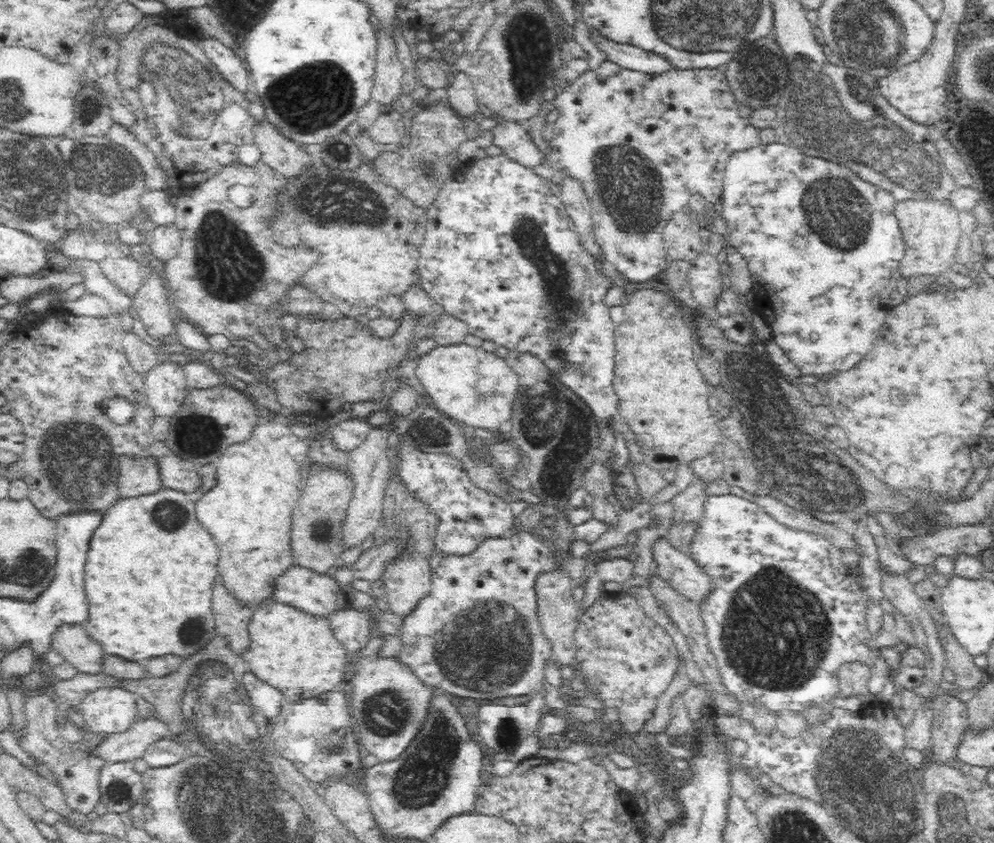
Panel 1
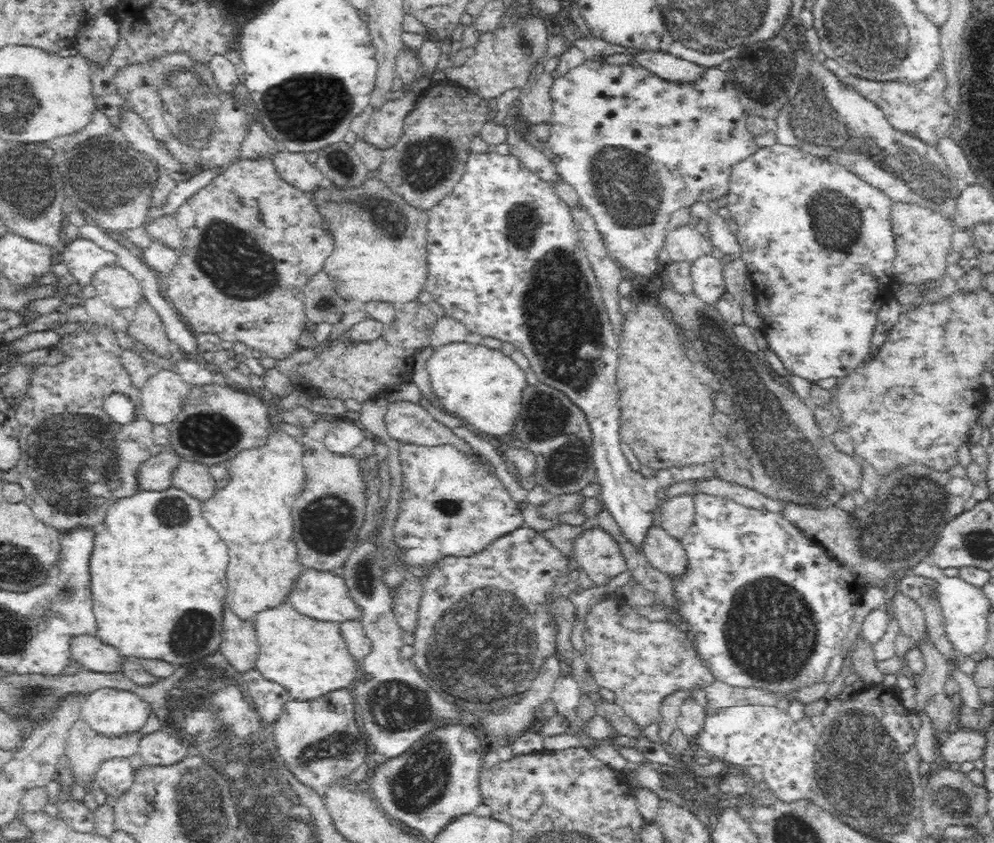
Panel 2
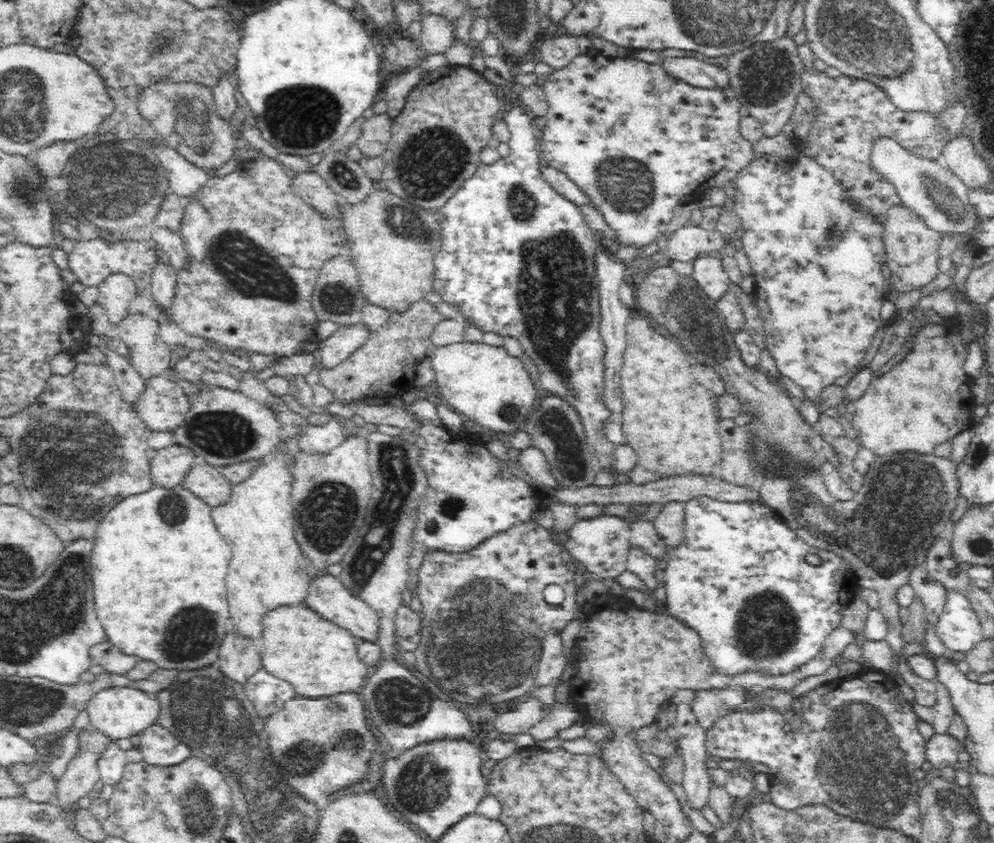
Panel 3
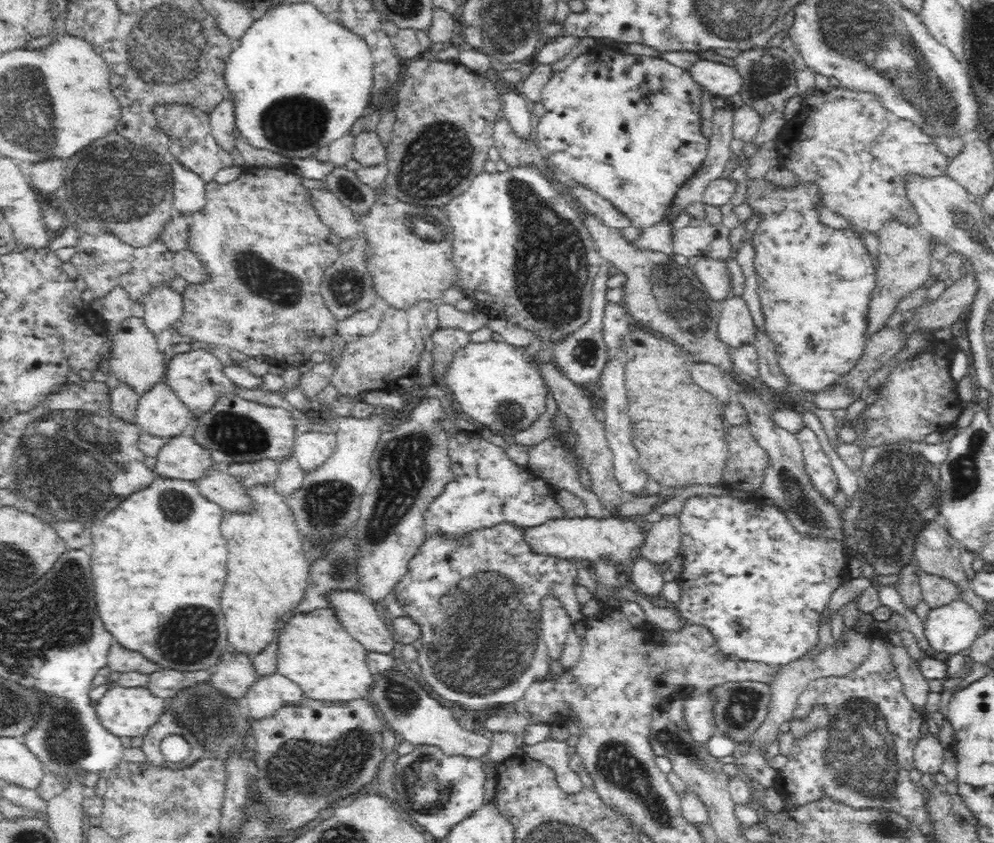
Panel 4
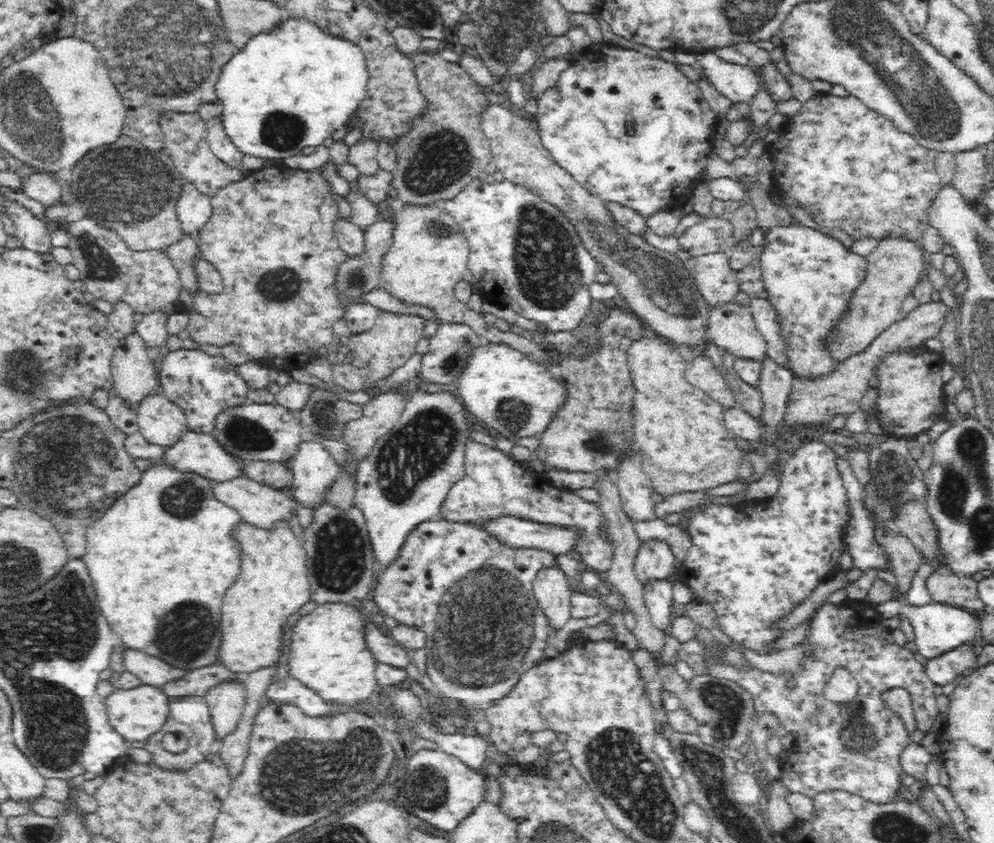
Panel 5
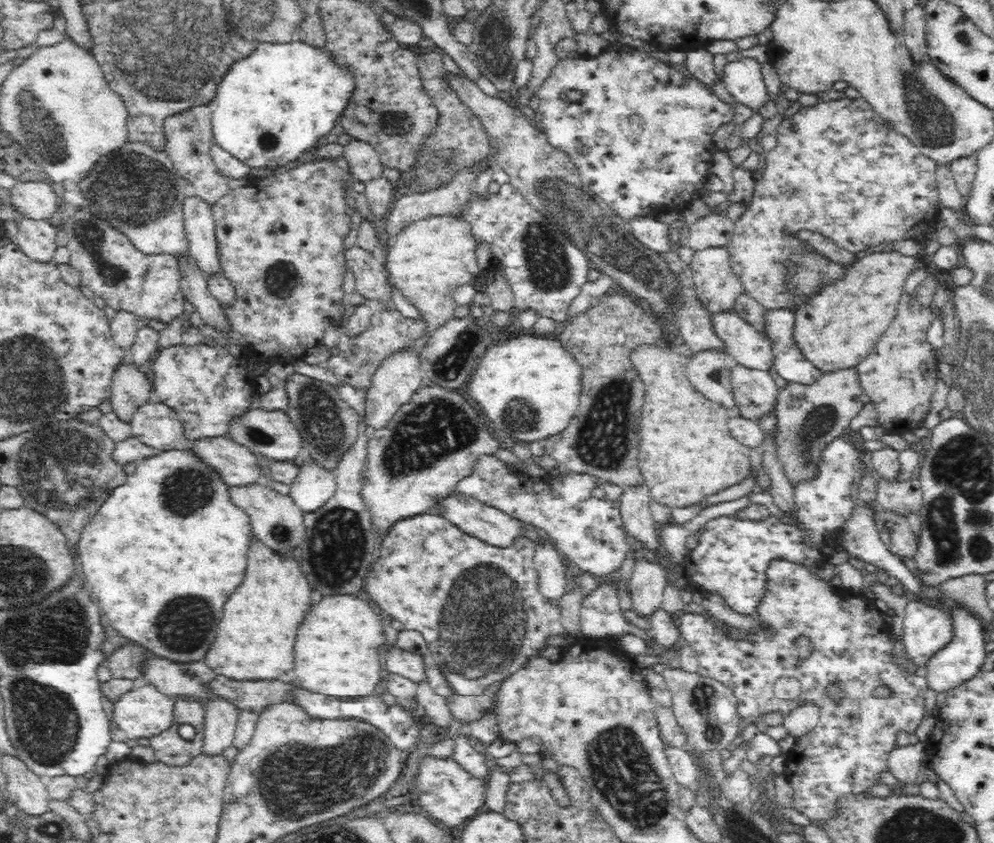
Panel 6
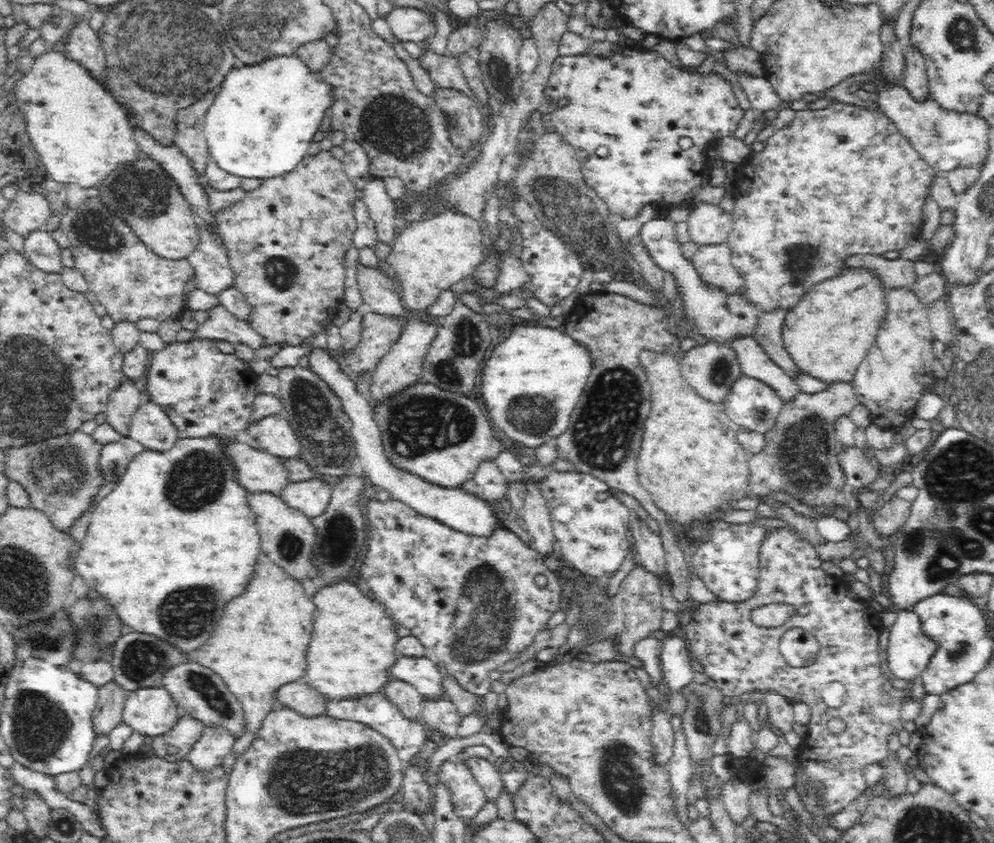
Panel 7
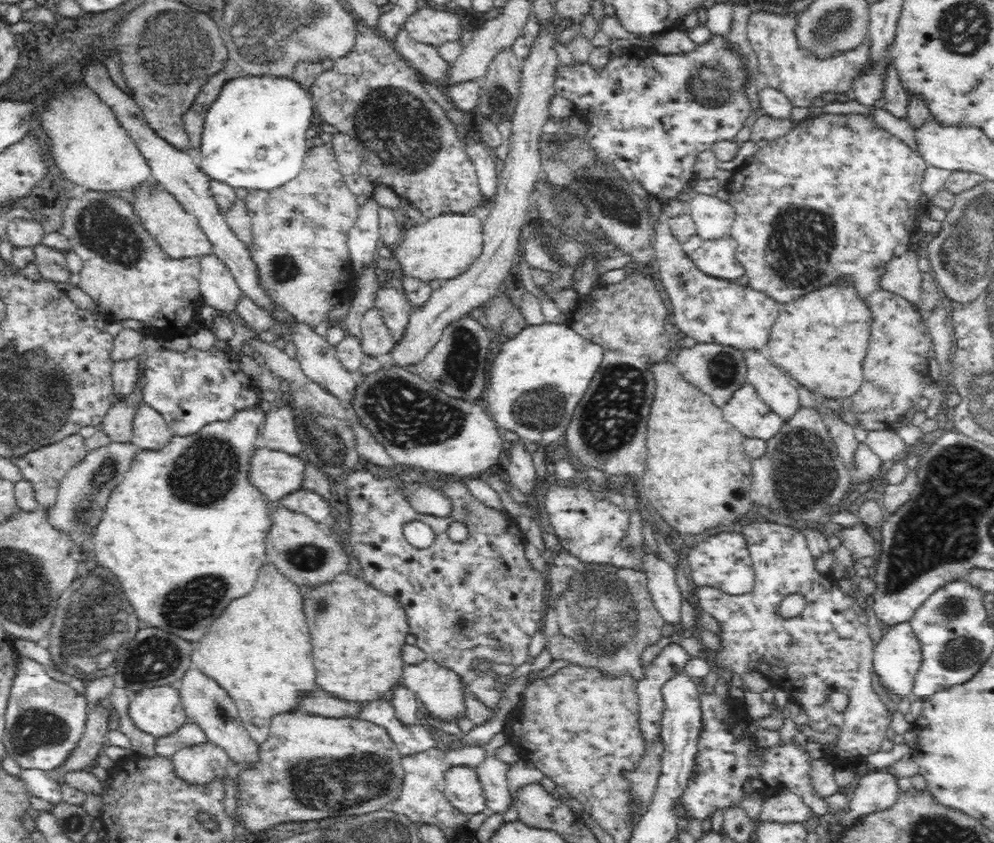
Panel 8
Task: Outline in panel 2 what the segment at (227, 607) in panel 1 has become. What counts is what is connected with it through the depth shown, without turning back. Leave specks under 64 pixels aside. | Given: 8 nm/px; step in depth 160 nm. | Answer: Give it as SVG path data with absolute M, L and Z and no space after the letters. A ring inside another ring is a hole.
M224 608L222 618L222 640L219 649L224 657L243 673L255 668L255 660L259 653L257 634L254 634L254 624L250 620L238 618L234 612Z

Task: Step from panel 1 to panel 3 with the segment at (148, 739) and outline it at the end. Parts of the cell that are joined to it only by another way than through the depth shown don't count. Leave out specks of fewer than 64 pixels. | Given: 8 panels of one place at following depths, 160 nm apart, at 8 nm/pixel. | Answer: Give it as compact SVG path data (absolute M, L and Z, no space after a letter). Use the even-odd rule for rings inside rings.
M85 727L78 732L78 750L67 764L63 776L57 782L56 793L53 796L57 806L60 806L61 810L64 811L67 816L74 810L76 802L80 798L93 794L94 784L100 780L98 761L102 758L102 754L106 752L106 748L108 748L110 744L115 744L118 748L125 751L134 748L130 737L114 741L100 731L94 732L94 730L88 730L88 728Z

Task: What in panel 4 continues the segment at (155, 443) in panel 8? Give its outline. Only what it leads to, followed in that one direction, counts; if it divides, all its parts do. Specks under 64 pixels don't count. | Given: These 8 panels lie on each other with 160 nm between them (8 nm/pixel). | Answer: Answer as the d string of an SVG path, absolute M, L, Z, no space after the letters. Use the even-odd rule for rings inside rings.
M163 380L141 394L135 418L145 433L164 438L185 434L195 420L194 411Z

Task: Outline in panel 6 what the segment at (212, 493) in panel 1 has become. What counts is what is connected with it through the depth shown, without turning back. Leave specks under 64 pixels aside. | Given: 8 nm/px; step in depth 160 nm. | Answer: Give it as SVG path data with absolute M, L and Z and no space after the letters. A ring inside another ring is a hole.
M254 534L249 540L246 576L224 604L216 644L204 662L215 673L232 679L276 679L294 666L296 628L310 608L312 587L291 552L276 551Z

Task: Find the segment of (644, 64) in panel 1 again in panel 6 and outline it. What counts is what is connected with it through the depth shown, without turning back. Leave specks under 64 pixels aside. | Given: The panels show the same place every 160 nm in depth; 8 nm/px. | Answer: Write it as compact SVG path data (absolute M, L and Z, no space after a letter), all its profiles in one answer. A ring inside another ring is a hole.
M739 55L738 61L726 63L722 70L721 80L728 94L752 109L759 109L769 101L760 68L755 59Z

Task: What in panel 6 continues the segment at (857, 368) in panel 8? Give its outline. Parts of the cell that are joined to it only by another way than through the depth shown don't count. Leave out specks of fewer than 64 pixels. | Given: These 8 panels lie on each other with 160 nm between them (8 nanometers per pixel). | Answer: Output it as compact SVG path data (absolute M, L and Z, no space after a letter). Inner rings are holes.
M894 249L892 252L868 253L848 268L848 274L842 280L838 280L836 284L826 288L822 294L818 294L814 304L810 302L808 308L802 312L795 310L794 337L806 359L812 361L812 364L823 372L857 366L862 359L865 359L894 320L898 304L905 292L904 284L908 276L914 274L918 266L926 263L918 261L918 256L921 255L906 256Z

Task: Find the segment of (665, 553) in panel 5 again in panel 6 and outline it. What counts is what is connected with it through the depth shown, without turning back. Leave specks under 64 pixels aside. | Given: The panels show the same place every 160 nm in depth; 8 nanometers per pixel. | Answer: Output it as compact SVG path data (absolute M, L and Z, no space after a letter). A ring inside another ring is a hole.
M644 555L638 558L630 580L630 598L637 616L648 617L656 607L660 607L669 571L660 560L648 560Z

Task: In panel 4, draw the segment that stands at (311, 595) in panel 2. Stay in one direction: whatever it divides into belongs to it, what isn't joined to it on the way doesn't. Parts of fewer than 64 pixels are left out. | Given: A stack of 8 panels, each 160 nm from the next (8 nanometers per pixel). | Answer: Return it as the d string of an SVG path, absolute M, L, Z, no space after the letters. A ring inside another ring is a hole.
M330 589L323 596L337 621L367 651L392 654L392 650L398 647L396 639L376 612L376 606L357 590Z

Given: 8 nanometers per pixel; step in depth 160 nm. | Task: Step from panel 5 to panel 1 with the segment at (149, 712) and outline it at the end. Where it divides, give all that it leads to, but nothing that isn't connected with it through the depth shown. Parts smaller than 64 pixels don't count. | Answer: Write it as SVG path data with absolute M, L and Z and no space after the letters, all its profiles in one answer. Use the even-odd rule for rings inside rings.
M106 687L89 692L78 704L80 720L90 735L124 732L139 719L133 693L126 688Z

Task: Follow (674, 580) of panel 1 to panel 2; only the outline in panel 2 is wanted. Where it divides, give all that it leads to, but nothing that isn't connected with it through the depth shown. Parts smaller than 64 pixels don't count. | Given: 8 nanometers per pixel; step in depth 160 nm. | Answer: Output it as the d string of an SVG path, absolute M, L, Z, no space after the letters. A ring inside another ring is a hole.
M651 526L643 542L645 555L654 569L673 578L686 577L689 572L688 555L679 539L670 536L660 526Z

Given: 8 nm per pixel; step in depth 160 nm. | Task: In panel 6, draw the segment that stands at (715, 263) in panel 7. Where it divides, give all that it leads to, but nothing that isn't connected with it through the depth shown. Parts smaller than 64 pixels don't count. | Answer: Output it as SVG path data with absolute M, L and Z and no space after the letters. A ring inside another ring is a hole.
M710 248L696 251L688 266L691 268L693 274L690 282L692 282L693 279L693 289L697 294L697 302L699 302L706 311L714 312L714 314L732 310L735 300L743 293L743 286L740 279L734 274L729 261L729 254L725 248Z

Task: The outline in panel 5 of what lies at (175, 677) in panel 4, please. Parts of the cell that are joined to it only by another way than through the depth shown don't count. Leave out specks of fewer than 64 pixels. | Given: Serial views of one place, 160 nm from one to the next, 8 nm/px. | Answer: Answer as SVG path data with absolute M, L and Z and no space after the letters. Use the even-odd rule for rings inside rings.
M219 664L210 665L203 669L187 671L183 677L166 681L159 688L164 696L178 698L182 696L205 696L207 689L226 679L238 677L234 671Z

